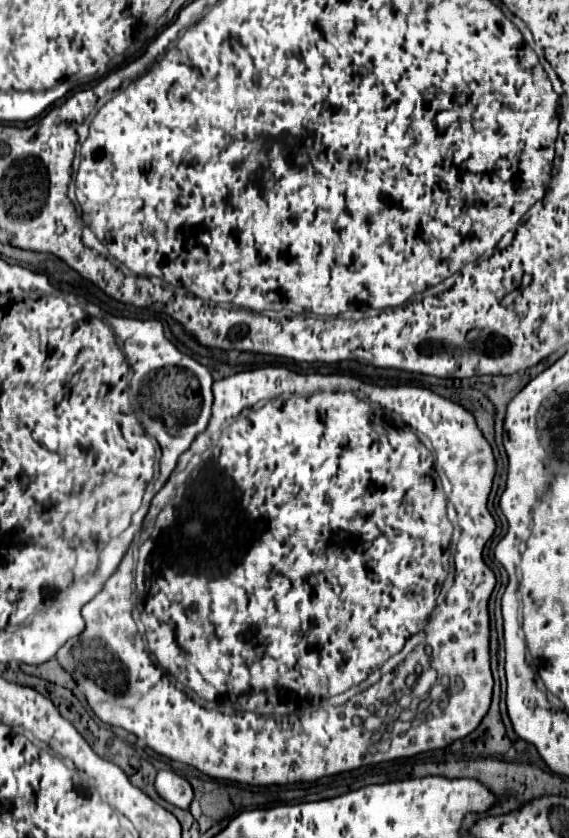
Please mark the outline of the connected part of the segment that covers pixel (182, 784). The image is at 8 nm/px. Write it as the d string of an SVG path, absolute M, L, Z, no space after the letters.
M161 770L157 774L157 780L155 780L155 788L159 792L159 796L179 808L189 808L191 800L193 800L193 788L191 784L177 776L175 772L169 772L169 770Z

